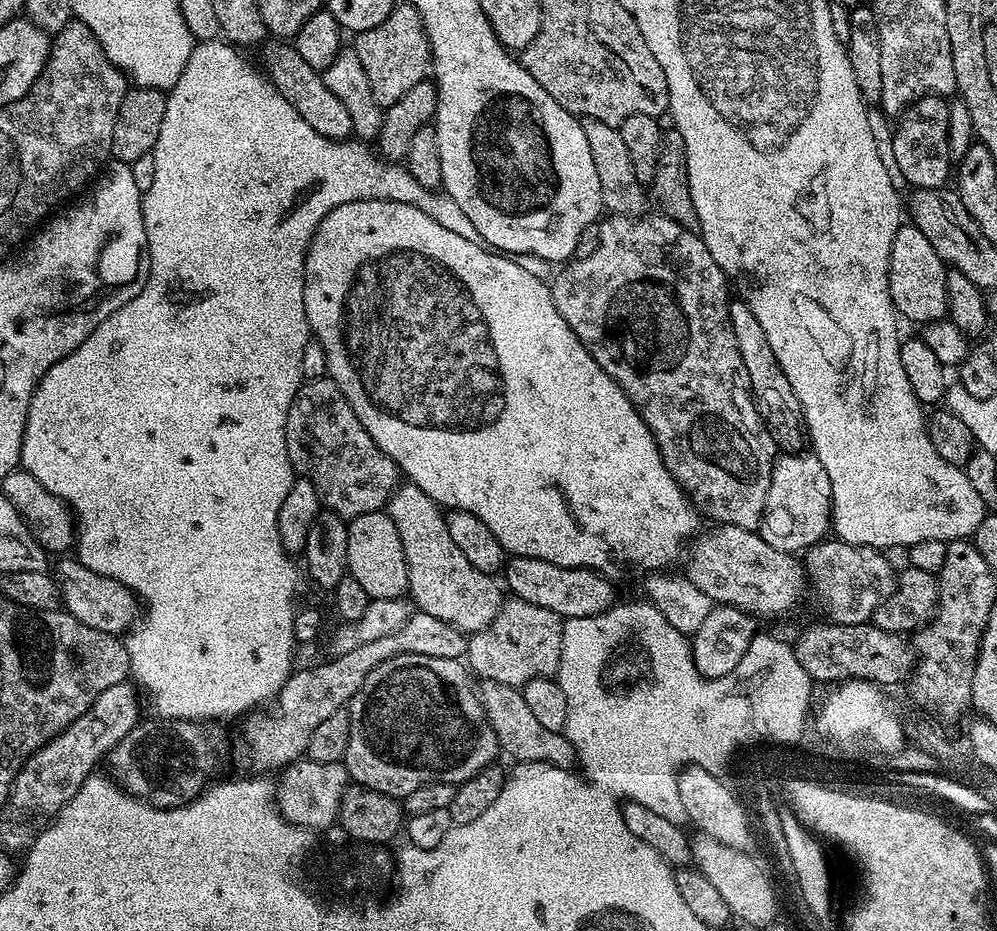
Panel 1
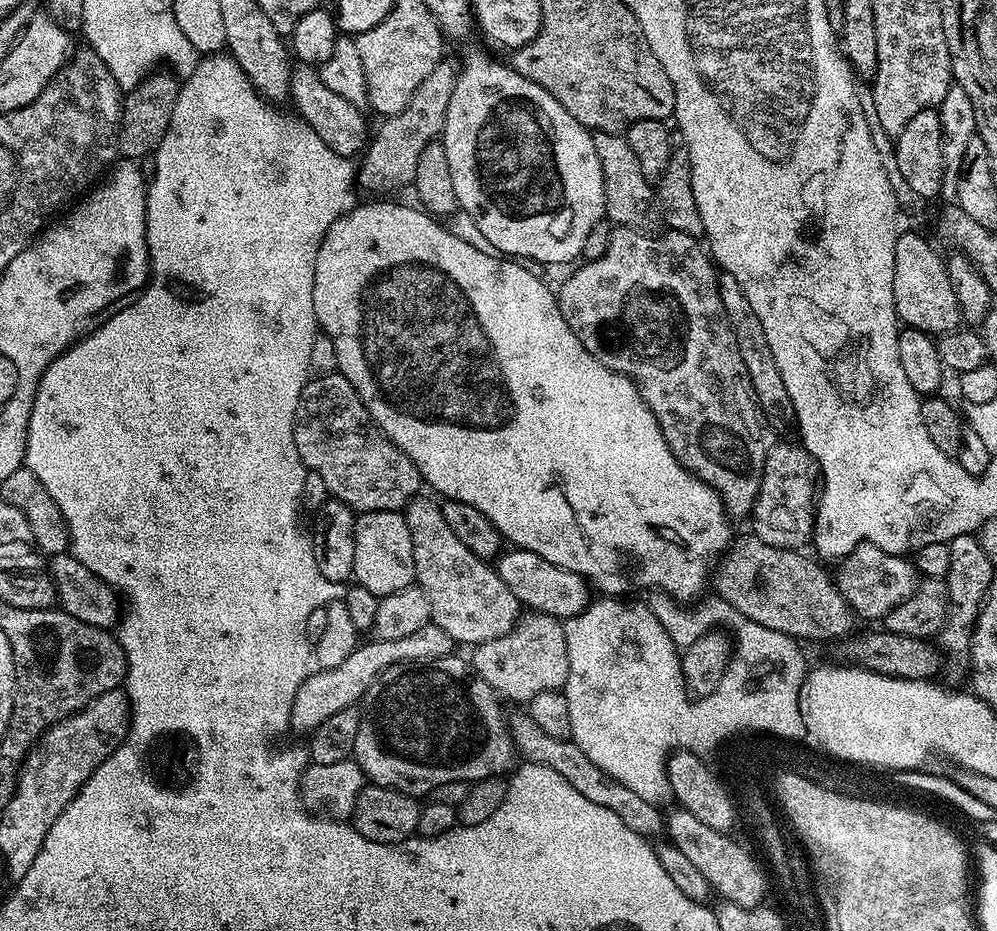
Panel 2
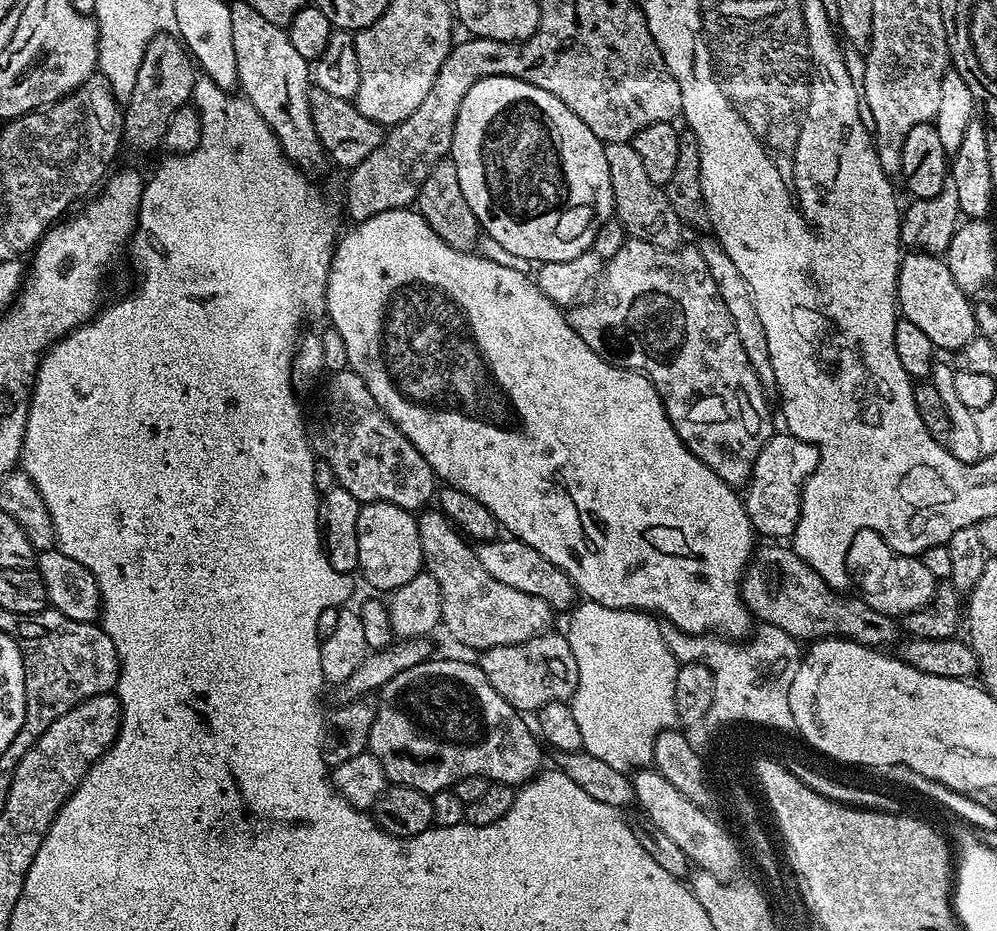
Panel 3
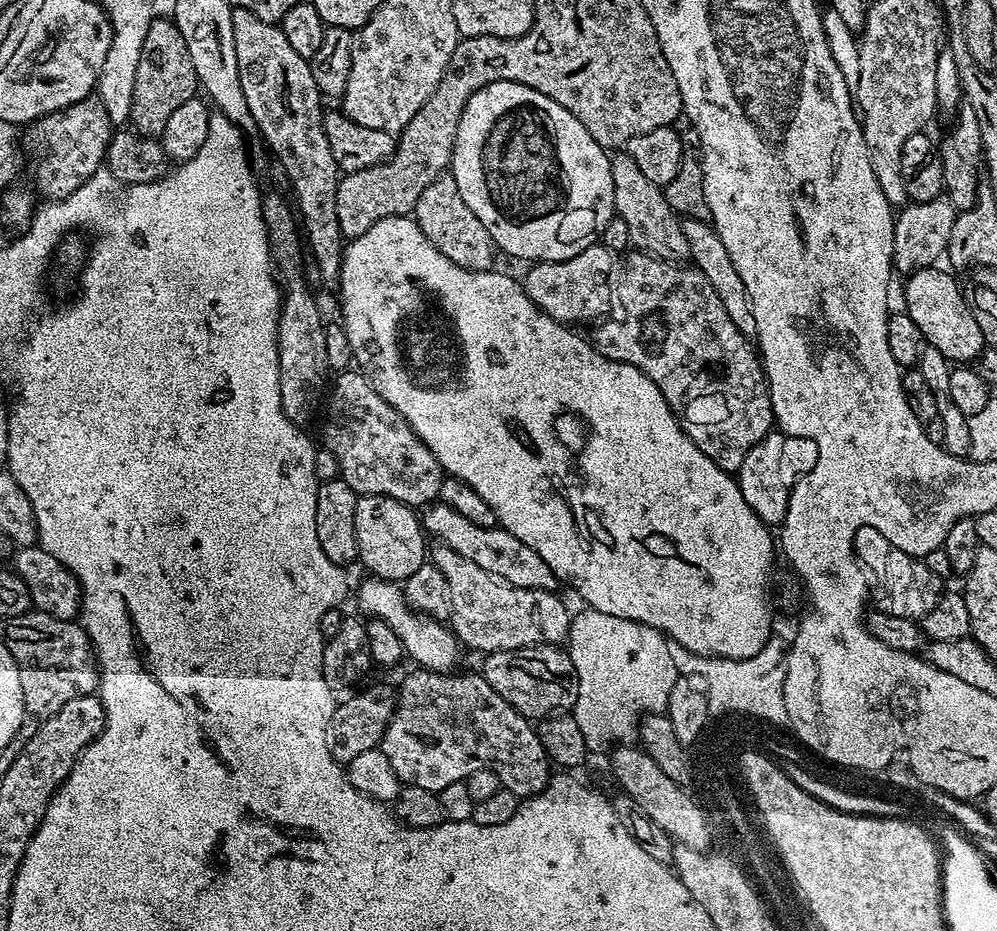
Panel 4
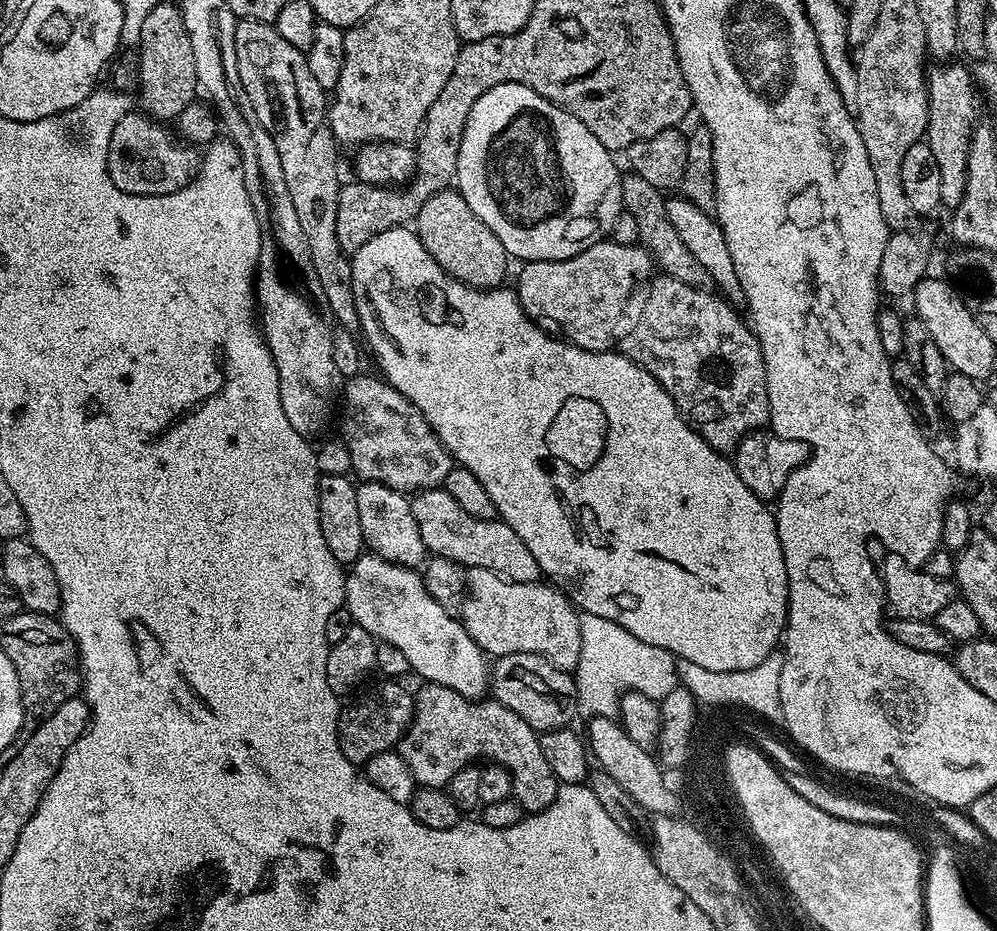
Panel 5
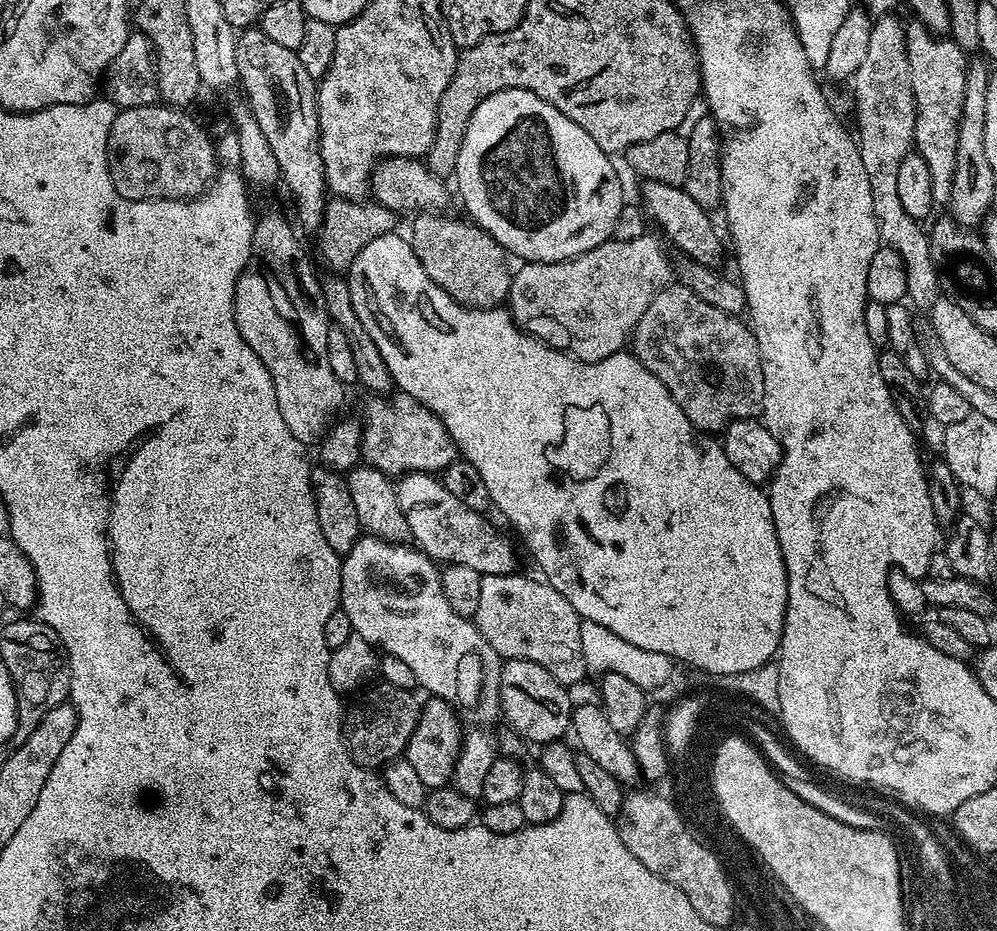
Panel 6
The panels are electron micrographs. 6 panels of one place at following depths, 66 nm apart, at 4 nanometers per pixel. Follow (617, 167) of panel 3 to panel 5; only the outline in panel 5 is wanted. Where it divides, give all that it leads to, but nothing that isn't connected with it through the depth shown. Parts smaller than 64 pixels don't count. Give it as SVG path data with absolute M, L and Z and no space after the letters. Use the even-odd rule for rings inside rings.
M633 172L627 173L622 182L623 209L637 219L640 246L647 249L659 267L662 266L661 271L665 275L678 278L687 285L694 285L695 288L709 287L712 279L698 258L683 245L682 238L678 237L678 232L666 215L665 197L661 189L652 186L646 179Z

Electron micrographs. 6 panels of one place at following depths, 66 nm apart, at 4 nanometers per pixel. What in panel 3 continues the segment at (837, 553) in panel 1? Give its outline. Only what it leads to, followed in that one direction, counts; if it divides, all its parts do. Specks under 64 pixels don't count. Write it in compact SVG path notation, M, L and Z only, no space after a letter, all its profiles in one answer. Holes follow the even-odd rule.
M871 526L860 528L854 534L852 544L848 547L848 566L853 573L864 572L863 600L887 616L903 618L917 612L926 607L936 593L936 576L926 570L923 562L914 556L899 555Z

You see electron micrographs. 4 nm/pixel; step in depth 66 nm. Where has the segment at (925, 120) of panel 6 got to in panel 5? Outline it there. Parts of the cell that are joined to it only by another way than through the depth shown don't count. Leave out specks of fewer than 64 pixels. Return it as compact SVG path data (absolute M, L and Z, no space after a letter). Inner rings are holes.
M955 62L937 63L935 66L929 67L926 72L926 79L928 81L928 129L926 131L926 142L930 146L930 154L934 154L934 162L938 164L938 178L942 180L939 184L940 191L940 203L948 210L954 210L958 206L958 202L962 202L962 194L966 190L966 154L970 150L970 142L968 141L972 137L972 130L978 123L978 117L976 117L976 96L972 93L972 76L963 68L960 64L954 64Z

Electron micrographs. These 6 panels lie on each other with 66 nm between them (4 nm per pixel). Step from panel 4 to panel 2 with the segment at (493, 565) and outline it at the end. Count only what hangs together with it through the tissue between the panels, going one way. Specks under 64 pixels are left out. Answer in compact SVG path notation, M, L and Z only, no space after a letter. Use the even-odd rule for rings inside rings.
M509 547L501 551L494 567L502 582L510 586L510 594L514 594L514 598L518 598L525 609L545 612L563 622L578 615L590 603L588 581L570 570L562 570L562 566L554 566L554 562L546 562L546 558L538 558L538 554L530 550Z

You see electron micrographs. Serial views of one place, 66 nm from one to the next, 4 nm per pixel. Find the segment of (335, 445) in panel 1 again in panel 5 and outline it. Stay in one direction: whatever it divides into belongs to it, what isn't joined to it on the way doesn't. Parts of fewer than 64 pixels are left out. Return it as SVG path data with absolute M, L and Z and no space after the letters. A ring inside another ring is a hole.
M361 374L359 376L351 377L351 379L345 383L348 385L346 385L345 388L343 385L342 388L342 394L344 390L344 417L340 420L340 432L344 436L340 436L342 437L342 443L348 448L350 462L352 463L351 471L355 474L357 472L357 474L361 476L359 478L361 481L378 482L382 486L390 486L390 490L398 490L405 494L415 494L423 492L426 488L441 487L444 483L444 479L446 478L446 474L450 474L450 470L454 467L452 455L448 453L446 446L438 438L438 434L433 430L430 424L426 422L424 415L422 415L420 411L418 411L418 409L415 408L405 396L403 396L402 393L398 390L394 390L394 386L390 386L387 380L381 378L379 375L376 376Z

